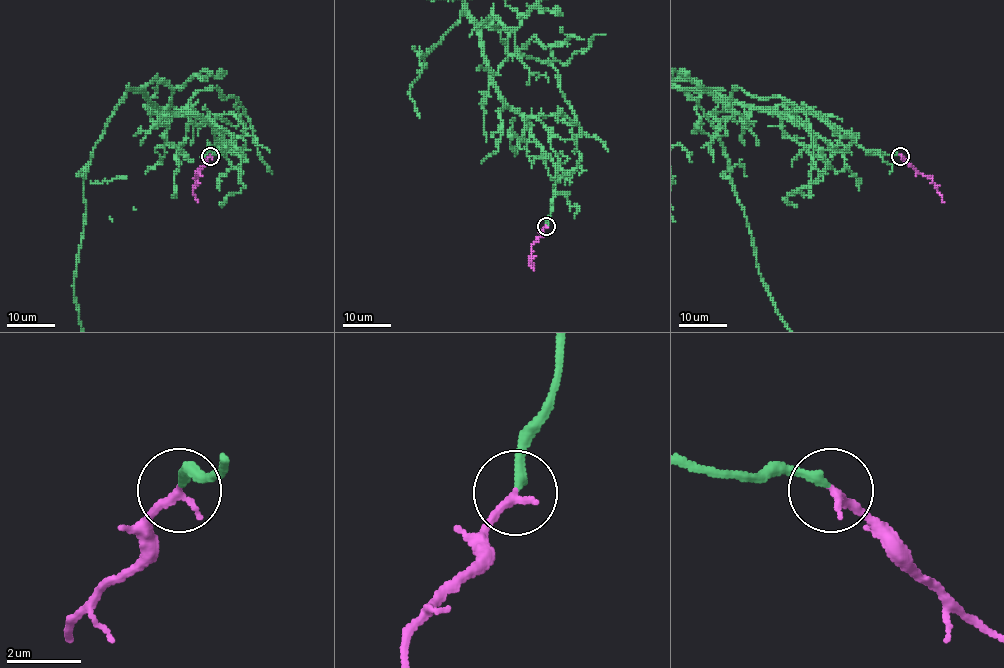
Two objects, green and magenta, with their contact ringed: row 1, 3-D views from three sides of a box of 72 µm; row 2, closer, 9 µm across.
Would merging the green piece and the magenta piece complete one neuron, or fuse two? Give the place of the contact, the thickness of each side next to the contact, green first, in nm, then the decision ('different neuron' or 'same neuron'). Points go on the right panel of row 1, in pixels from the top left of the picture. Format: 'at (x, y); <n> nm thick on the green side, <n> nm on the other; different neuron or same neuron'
at (900, 156); 240 nm thick on the green side, 240 nm on the other; same neuron

